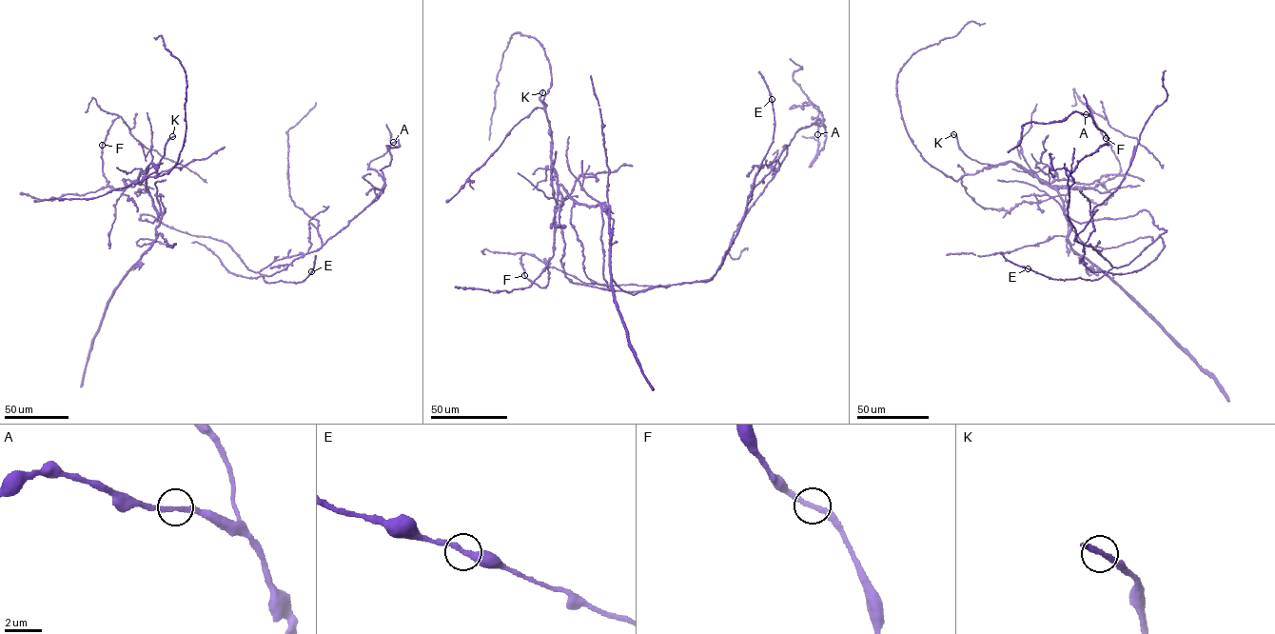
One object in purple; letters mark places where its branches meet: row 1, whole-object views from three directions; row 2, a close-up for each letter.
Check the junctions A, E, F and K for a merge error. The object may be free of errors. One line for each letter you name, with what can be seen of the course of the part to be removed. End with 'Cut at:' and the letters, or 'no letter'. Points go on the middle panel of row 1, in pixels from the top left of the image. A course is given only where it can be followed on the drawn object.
Cut at: no letter

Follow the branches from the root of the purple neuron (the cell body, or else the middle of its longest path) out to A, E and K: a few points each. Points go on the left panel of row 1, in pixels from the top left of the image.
A: (169, 227), (226, 243), (255, 272), (279, 259), (316, 250), (382, 189), (384, 179), (369, 163), (393, 142)
E: (169, 227), (227, 244), (247, 268), (258, 272), (268, 283), (301, 282), (311, 271)
K: (169, 227), (149, 215), (139, 219), (152, 223), (158, 216), (143, 177), (150, 163), (158, 165), (172, 136)

